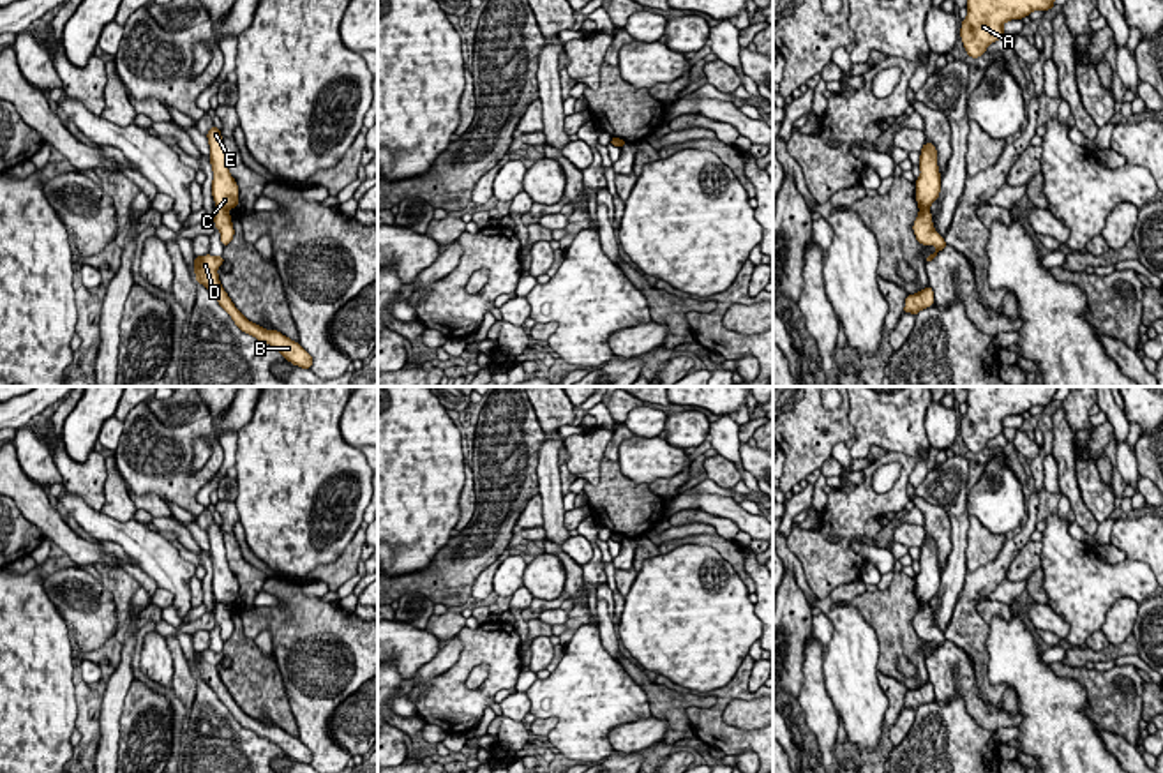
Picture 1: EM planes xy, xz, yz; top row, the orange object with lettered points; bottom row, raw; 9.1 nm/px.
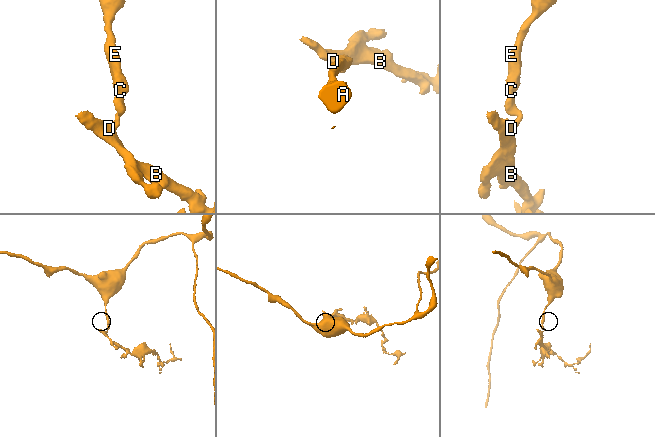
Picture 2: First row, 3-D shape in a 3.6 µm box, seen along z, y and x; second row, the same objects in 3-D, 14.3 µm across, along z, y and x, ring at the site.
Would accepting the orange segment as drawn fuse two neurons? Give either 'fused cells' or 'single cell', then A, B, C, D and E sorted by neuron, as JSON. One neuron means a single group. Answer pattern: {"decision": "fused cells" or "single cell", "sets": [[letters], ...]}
{"decision": "fused cells", "sets": [["A", "C", "E"], ["B", "D"]]}

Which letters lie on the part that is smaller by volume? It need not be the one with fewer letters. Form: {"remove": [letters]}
{"remove": ["B", "D"]}

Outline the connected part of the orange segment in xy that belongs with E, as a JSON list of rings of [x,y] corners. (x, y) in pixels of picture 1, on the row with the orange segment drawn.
[[[214,125],[208,134],[210,164],[214,171],[212,196],[219,208],[235,208],[238,205],[238,185],[226,164],[226,152],[221,131]]]

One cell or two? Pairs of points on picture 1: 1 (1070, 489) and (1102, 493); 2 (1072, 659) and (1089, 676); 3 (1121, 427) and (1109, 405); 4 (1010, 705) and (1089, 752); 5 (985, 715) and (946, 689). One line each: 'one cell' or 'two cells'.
1: two cells
2: two cells
3: one cell
4: two cells
5: one cell

